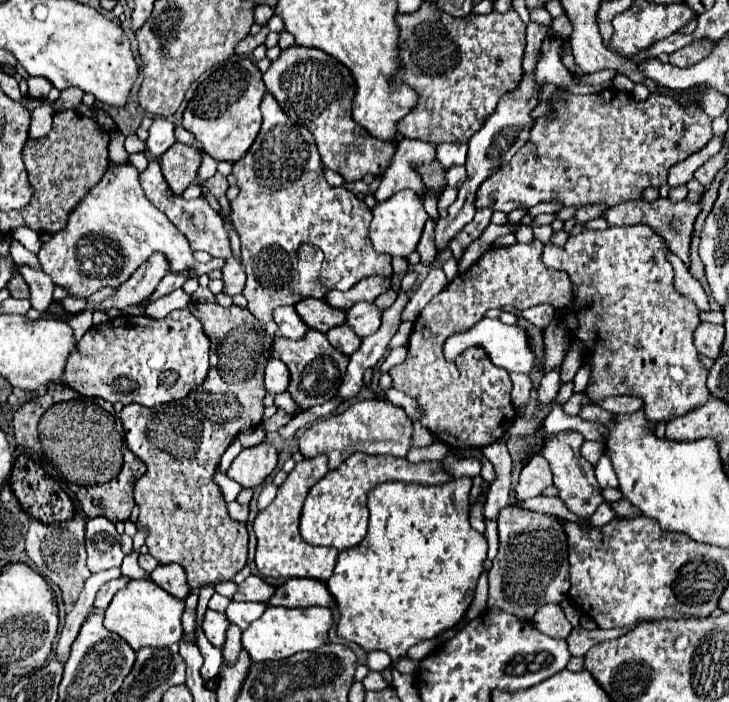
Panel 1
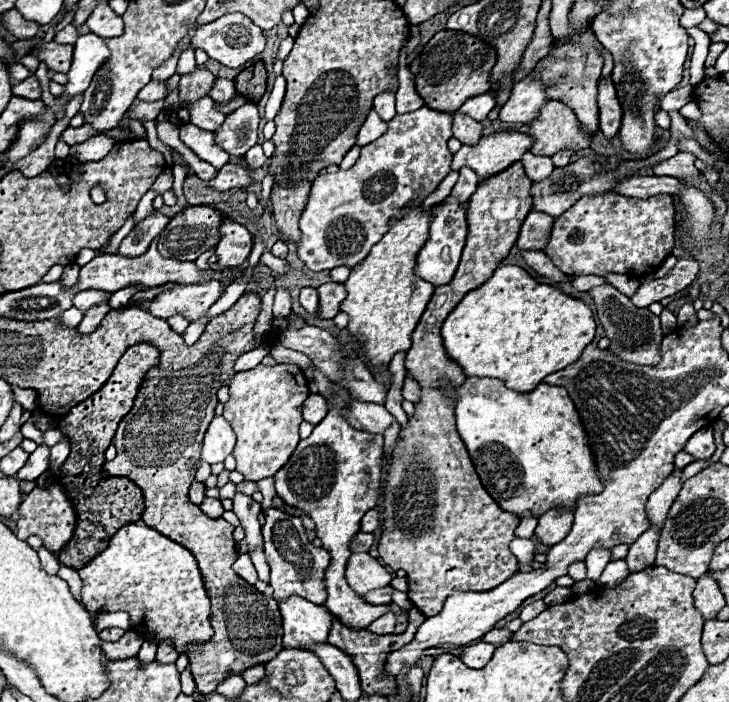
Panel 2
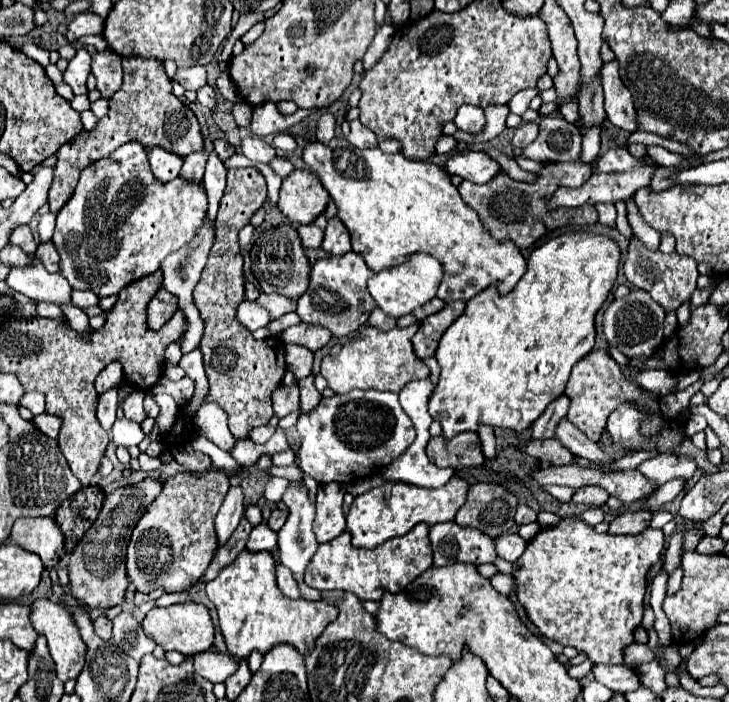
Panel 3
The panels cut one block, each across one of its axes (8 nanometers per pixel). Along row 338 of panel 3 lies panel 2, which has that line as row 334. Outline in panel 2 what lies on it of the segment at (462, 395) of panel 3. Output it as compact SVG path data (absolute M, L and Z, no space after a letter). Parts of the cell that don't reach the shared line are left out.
M500 266L494 270L492 278L488 282L484 282L480 288L468 292L460 304L448 314L448 318L444 320L442 324L442 342L444 342L444 348L448 352L448 358L450 360L456 360L456 364L464 370L466 376L478 376L478 378L498 378L502 380L510 390L516 390L516 392L532 392L548 374L552 372L558 372L562 368L566 368L568 364L576 362L580 356L582 356L582 350L594 340L594 332L596 332L596 322L592 318L592 310L582 302L582 300L576 300L576 298L570 298L566 294L562 294L560 290L556 290L554 286L548 286L548 284L540 284L536 282L526 270L518 268L518 266Z

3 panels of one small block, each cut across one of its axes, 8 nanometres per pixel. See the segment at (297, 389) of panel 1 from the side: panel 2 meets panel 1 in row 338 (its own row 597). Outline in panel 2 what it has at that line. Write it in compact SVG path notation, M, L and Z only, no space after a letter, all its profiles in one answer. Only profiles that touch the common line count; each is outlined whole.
M276 508L264 510L266 524L262 526L262 536L264 536L264 548L266 548L266 558L270 564L270 586L274 598L286 600L290 596L300 596L304 600L310 600L314 604L324 604L328 598L326 586L324 586L324 574L330 566L330 552L324 548L314 548L312 542L306 538L306 530L302 526L302 520L290 514L284 514Z

